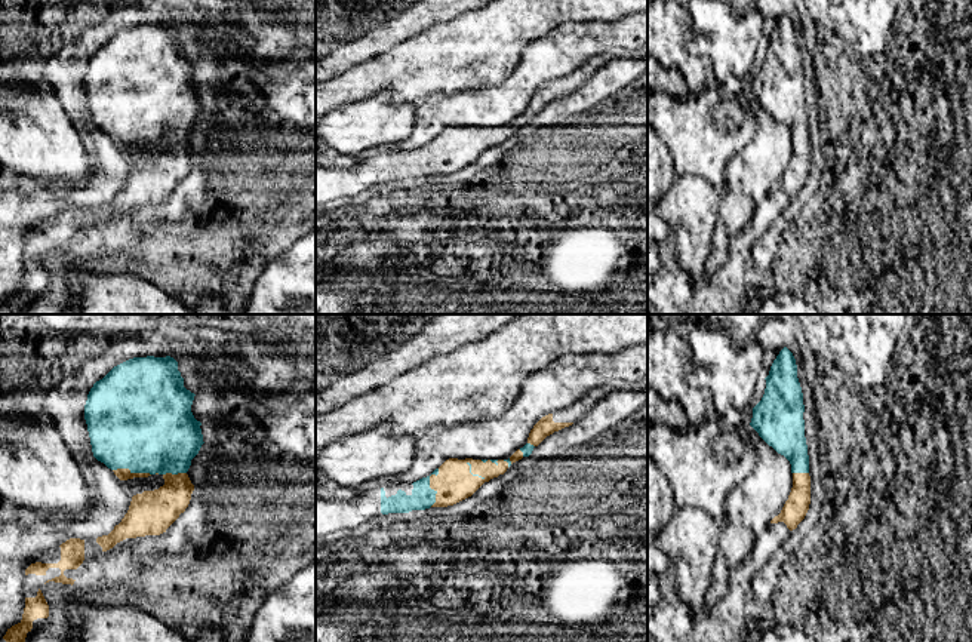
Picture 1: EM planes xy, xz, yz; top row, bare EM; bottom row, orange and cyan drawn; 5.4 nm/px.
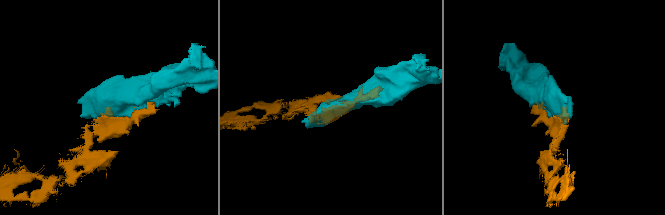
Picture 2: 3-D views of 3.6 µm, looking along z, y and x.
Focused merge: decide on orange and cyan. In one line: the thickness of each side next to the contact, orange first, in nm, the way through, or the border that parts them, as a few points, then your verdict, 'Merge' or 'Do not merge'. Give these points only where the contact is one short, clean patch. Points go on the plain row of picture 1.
Thickness 200 nm (orange) against 130 nm. Merge

